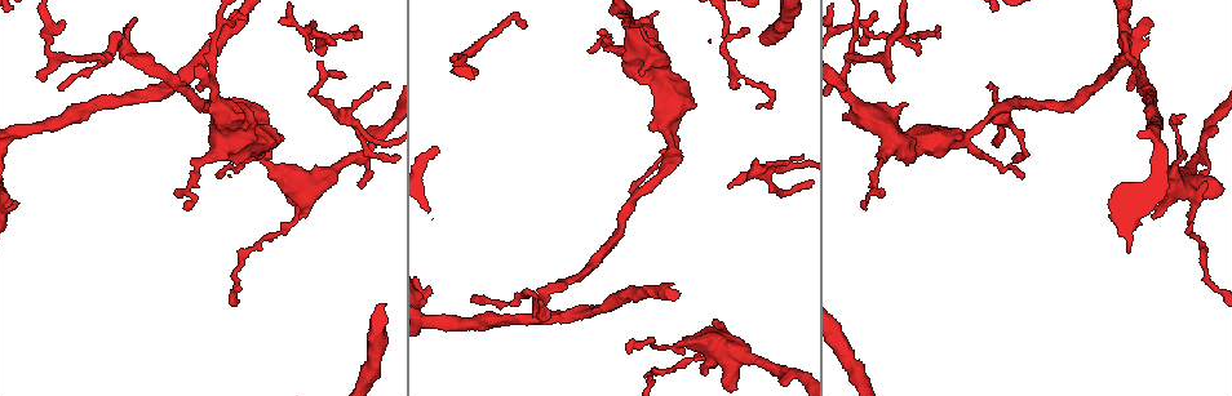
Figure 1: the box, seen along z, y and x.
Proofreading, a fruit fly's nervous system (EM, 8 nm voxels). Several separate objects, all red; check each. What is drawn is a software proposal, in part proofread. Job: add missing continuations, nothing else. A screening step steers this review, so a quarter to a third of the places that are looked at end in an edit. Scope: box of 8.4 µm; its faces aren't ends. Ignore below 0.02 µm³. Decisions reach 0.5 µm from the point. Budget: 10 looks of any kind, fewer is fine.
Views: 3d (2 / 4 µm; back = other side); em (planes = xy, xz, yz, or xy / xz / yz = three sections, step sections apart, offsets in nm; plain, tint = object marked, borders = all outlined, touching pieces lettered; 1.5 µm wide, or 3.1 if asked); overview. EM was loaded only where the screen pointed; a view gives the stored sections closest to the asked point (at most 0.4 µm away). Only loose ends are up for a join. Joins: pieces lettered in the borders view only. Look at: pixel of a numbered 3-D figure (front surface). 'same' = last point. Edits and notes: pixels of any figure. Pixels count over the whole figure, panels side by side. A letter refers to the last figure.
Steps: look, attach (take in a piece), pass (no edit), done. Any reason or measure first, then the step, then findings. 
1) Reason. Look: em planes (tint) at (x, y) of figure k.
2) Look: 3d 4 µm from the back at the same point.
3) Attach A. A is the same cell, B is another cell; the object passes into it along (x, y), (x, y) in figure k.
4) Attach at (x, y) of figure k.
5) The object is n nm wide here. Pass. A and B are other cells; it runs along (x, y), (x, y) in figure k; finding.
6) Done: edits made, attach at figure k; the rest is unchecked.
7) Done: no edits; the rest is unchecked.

Tapers out. Look: 3d 4 µm at (1018, 97) of figure 1.

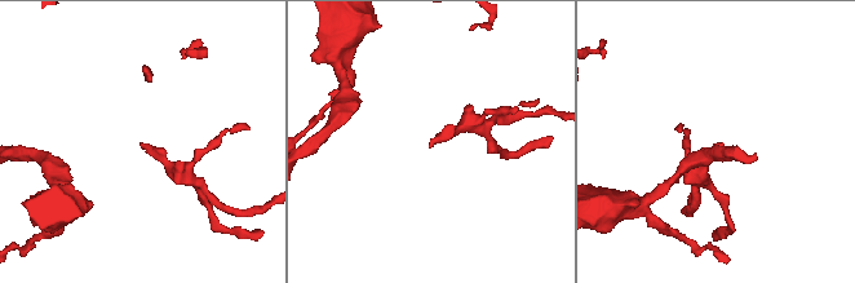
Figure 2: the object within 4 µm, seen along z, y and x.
Now the EM. Look: em planes (borders) at (431, 145) of figure 2.

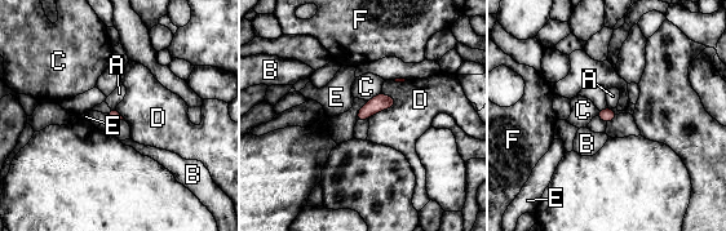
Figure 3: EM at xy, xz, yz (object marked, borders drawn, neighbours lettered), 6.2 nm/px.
Pass. A, B, C, D, E and F are other cells; a border runs along (398, 101), (368, 116) in figure 3; no lettered piece goes on from it.

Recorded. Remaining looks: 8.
Tapers out. Look: em xz step 8 (borders) at (530, 291) of figure 1.

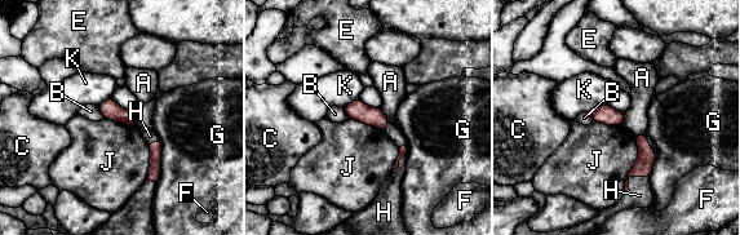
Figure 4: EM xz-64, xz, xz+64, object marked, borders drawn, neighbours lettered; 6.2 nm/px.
Another direction. Look: em planes (borders) at the same point.

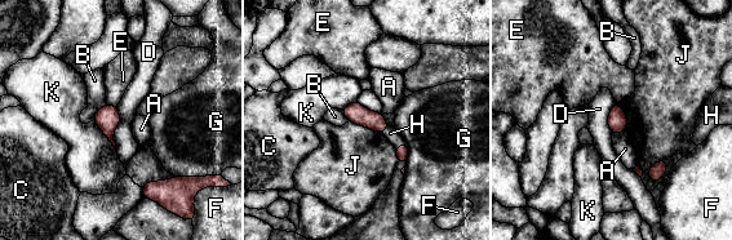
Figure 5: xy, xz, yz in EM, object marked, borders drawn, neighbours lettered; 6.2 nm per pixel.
The object is 120 nm wide here; the longest contact is with D, 260 nm. Attach H. H is the same cell, A, B, C, D, E, F, G, J and K are other cells; the neuron continues.

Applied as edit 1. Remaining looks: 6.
Free end. Look: 3d 4 µm at (111, 58) of figure 1.

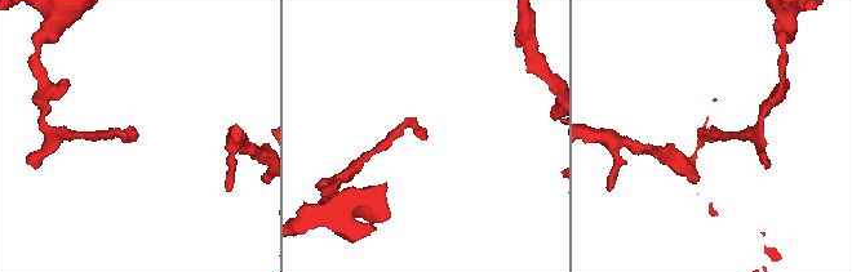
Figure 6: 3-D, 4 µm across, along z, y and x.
Shape alone is not enough. Look: em planes (borders) at (425, 138) of figure 6.

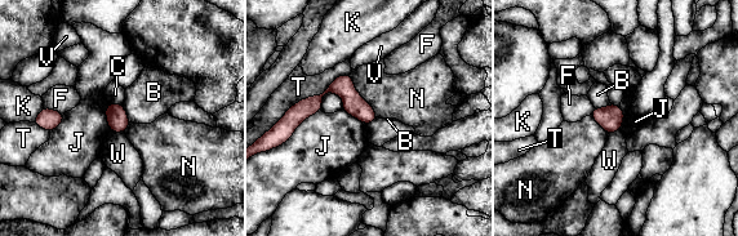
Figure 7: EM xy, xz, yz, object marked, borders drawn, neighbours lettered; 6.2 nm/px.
The object is 130 nm wide here. Pass. B, C, F, J, K, N, T, V and W are other cells; it runs along (292, 114), (330, 89), (342, 89), (372, 116) in figure 7; no lettered piece goes on from it.

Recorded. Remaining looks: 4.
Free end. Look: 3d 2 µm at (1151, 216) of figure 1.

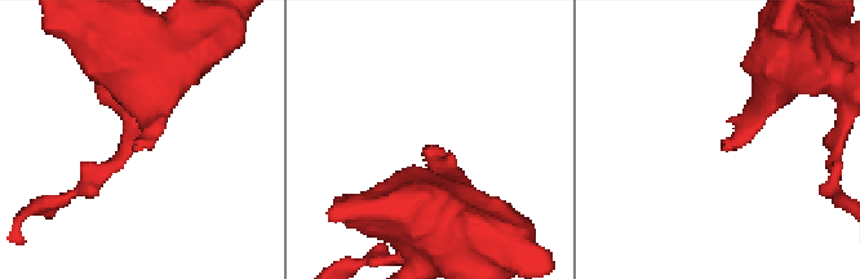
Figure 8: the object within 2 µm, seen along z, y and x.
Look: em yz step 8 (borders) at (148, 148) of figure 8.

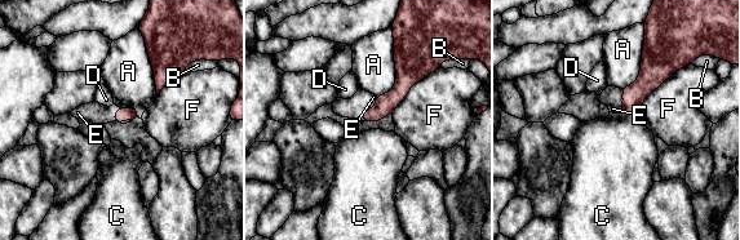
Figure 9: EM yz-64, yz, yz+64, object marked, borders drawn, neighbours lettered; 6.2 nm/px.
Attach E. E is the same cell, A, B, C, D and F are other cells; the object passes into it along (385, 105), (370, 110), (351, 107) in figure 9; it goes on there.

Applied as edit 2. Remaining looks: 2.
Done: edits made, attach at figure 5, attach at figure 9; the rest is unchecked.

